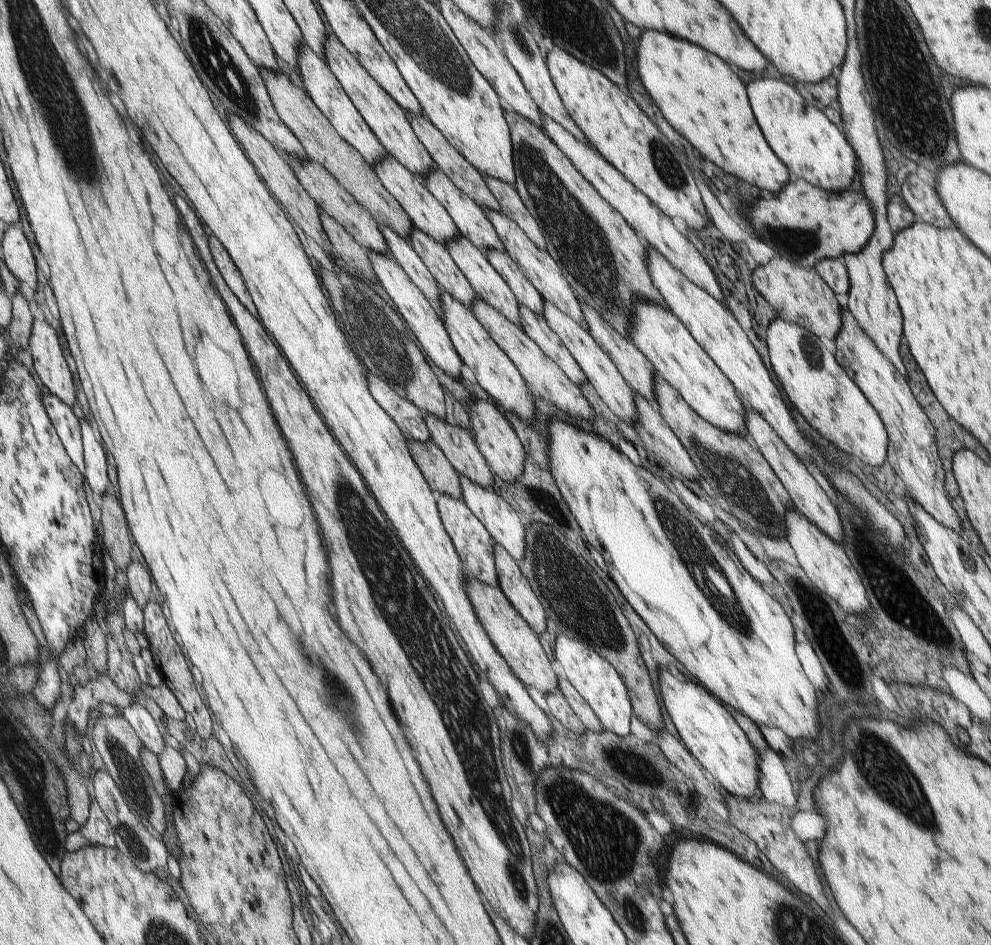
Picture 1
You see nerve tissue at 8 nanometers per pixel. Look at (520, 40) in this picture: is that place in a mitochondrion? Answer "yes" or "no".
yes

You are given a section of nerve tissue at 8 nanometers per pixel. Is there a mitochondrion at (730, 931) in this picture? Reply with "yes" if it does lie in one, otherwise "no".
no

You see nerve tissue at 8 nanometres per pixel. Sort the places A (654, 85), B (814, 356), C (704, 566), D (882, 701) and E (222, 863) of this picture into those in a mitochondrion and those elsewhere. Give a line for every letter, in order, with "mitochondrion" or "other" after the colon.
A: other
B: mitochondrion
C: mitochondrion
D: other
E: other

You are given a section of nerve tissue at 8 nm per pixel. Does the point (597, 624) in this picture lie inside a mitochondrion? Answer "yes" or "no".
yes

